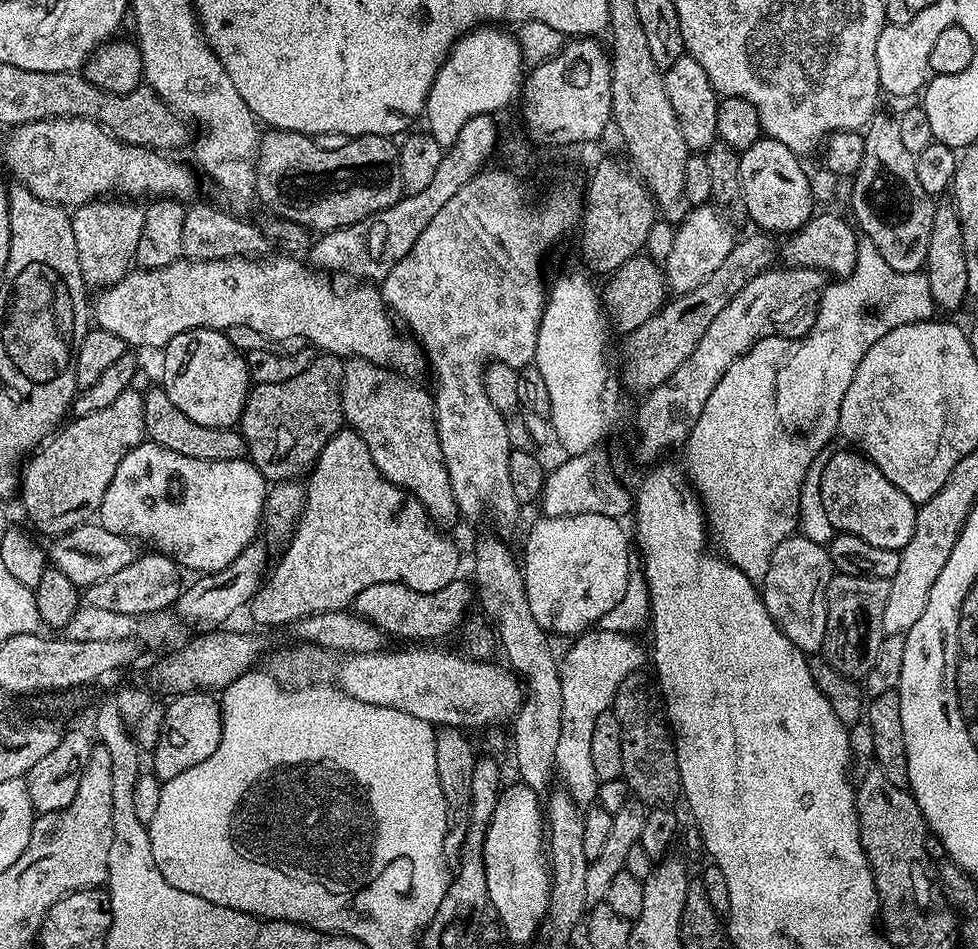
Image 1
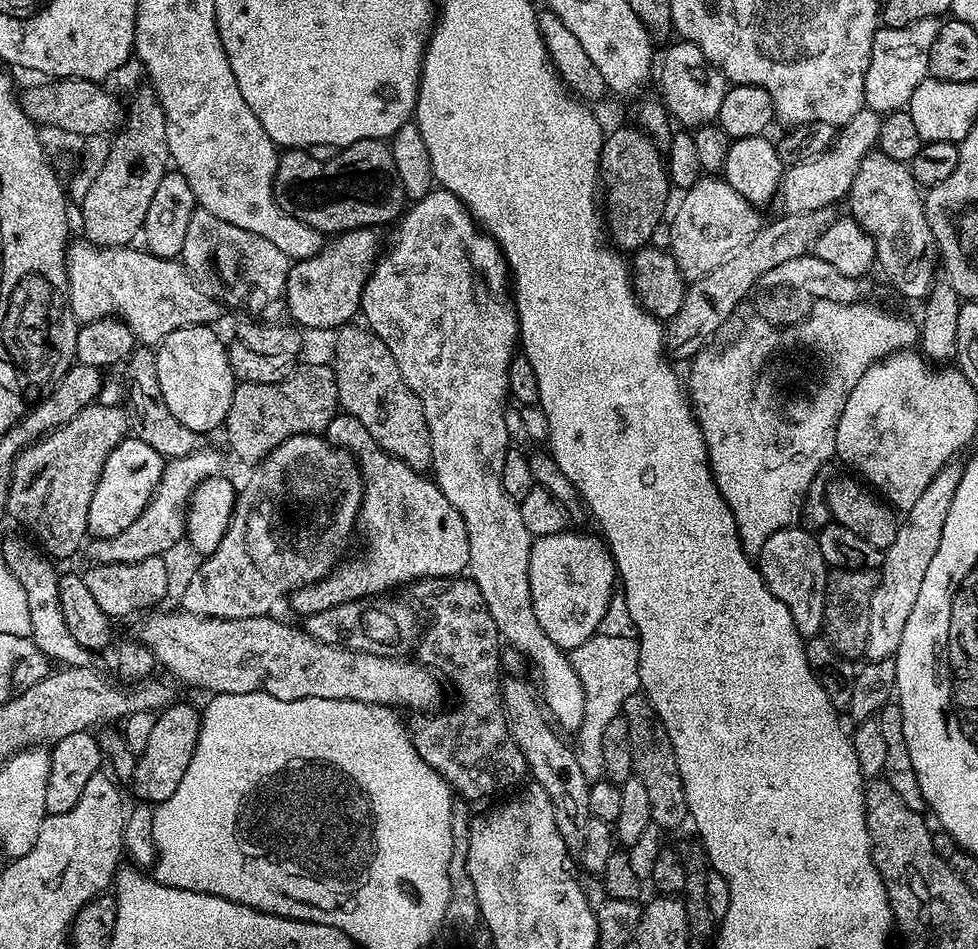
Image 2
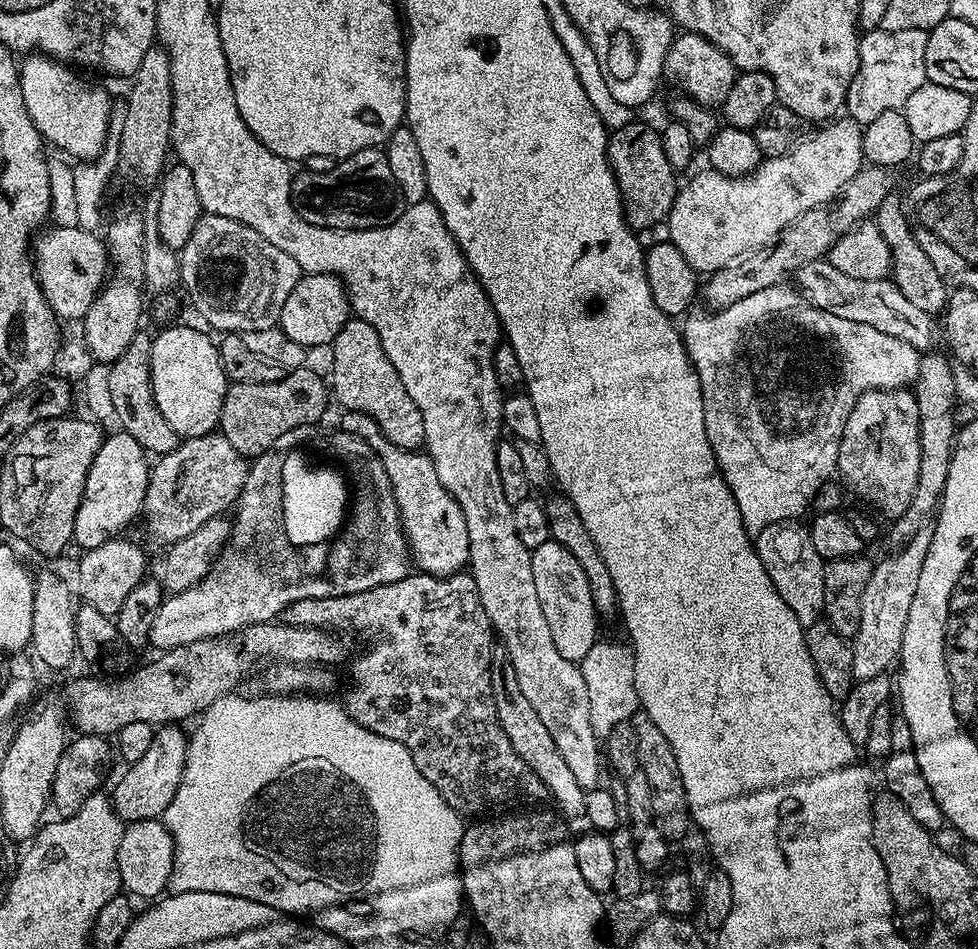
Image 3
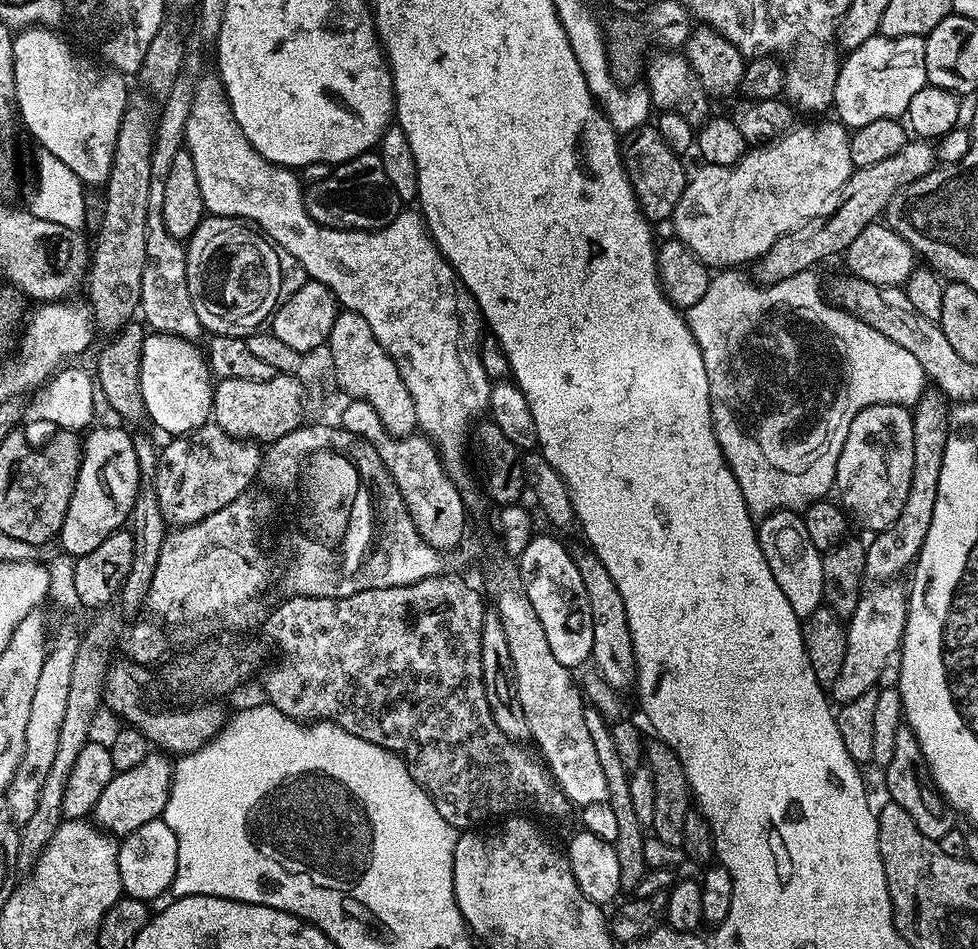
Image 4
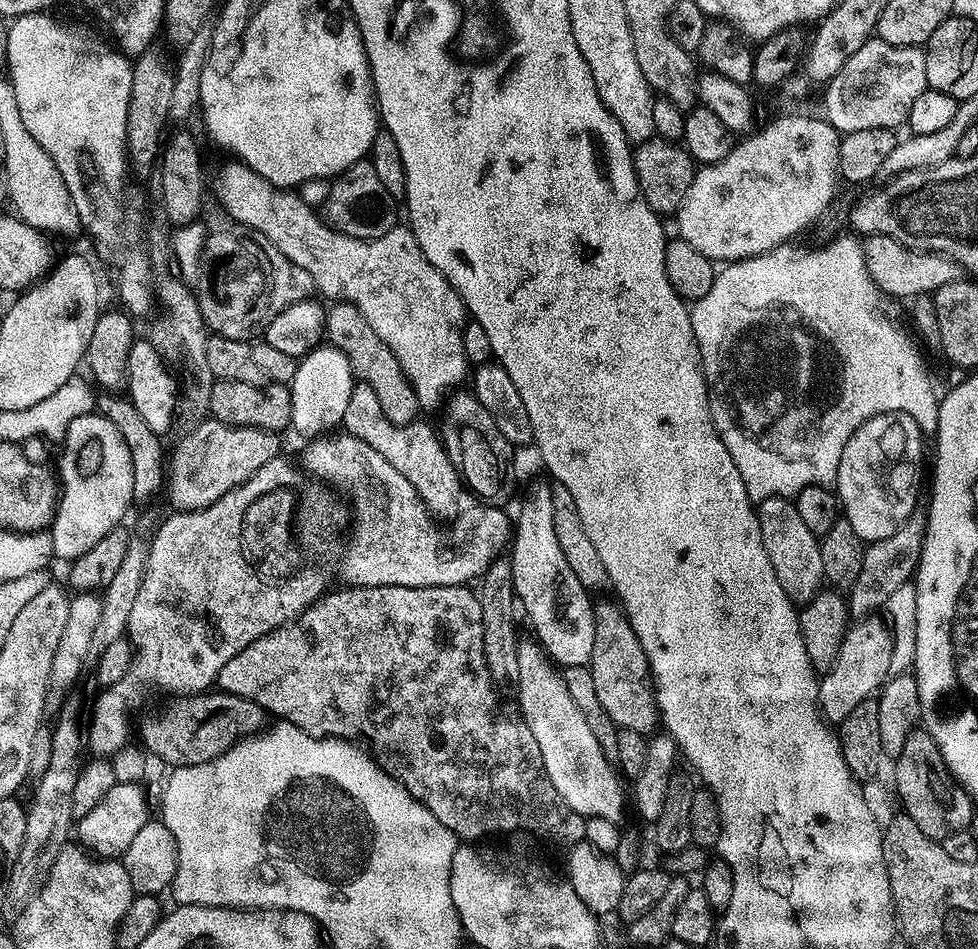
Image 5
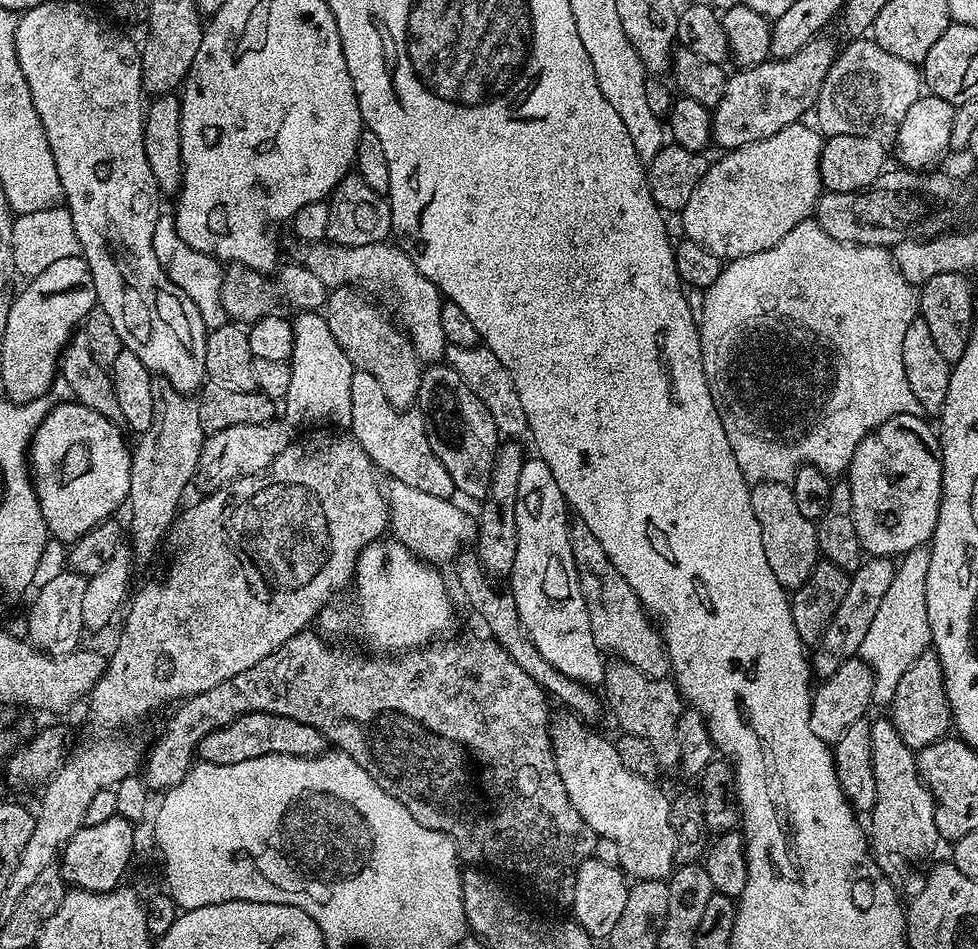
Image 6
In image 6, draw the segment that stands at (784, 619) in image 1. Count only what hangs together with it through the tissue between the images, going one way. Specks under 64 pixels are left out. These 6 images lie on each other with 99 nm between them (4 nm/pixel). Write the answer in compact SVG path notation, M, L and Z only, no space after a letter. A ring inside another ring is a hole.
M782 482L751 485L750 506L754 506L754 518L758 518L758 530L762 530L762 550L766 550L766 562L772 565L774 578L778 578L785 590L802 586L802 582L810 578L814 566L821 559L815 523L798 511L791 487Z

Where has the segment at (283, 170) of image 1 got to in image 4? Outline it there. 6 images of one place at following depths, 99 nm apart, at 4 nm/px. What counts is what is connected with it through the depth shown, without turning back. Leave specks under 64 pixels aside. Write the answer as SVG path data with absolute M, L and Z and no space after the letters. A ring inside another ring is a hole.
M375 151L364 152L345 164L335 165L332 175L307 189L304 205L310 218L324 228L347 228L357 232L374 232L384 228L402 211L402 202L382 170L382 162Z

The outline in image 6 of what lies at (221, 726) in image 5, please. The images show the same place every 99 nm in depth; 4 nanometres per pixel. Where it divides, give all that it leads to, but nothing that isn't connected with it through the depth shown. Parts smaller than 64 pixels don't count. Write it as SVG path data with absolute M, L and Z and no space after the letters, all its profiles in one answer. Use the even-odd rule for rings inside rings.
M251 712L242 714L225 728L206 734L198 749L198 756L206 764L237 764L250 762L250 758L262 758L270 754L290 754L291 756L322 756L330 745L325 736L314 726L298 722L294 718L282 718L282 714Z

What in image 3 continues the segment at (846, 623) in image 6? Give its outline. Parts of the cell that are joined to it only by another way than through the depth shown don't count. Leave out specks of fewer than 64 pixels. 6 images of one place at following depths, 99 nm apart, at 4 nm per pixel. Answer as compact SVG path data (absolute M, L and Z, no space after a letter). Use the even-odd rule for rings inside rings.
M928 350L920 356L920 374L914 384L914 395L916 405L918 406L918 414L920 415L920 457L918 458L918 486L914 488L914 498L910 498L910 506L906 506L906 510L902 515L895 517L891 521L892 529L888 532L888 540L893 546L905 544L907 540L925 523L924 520L928 515L931 517L937 511L940 497L944 494L946 486L946 478L948 471L952 465L952 450L956 443L958 435L958 423L952 417L952 407L957 407L956 383L952 369L953 361L947 355L936 352L937 350Z

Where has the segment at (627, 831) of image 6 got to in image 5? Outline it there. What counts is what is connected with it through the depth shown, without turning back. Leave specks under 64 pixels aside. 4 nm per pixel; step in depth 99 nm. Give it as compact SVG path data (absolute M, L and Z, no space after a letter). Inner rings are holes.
M521 642L518 646L518 678L515 683L520 687L520 712L528 723L525 724L526 731L534 734L534 742L538 742L538 750L542 750L544 769L550 782L554 782L554 790L558 790L558 794L562 794L564 801L580 816L585 818L597 816L615 822L622 821L624 788L620 785L621 777L613 761L608 760L602 746L598 746L598 738L594 738L594 730L590 730L586 714L578 710L578 702L570 698L570 690L566 690L561 669L553 663L543 648L537 643L531 643Z

